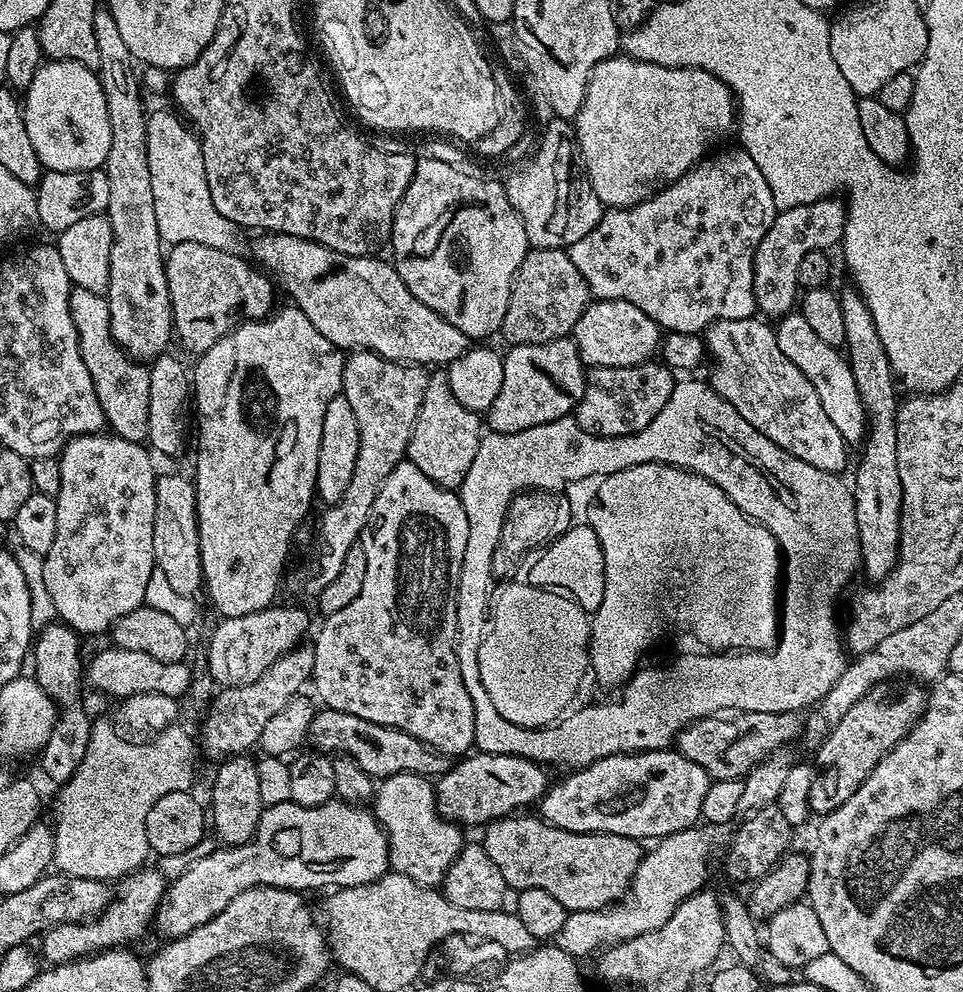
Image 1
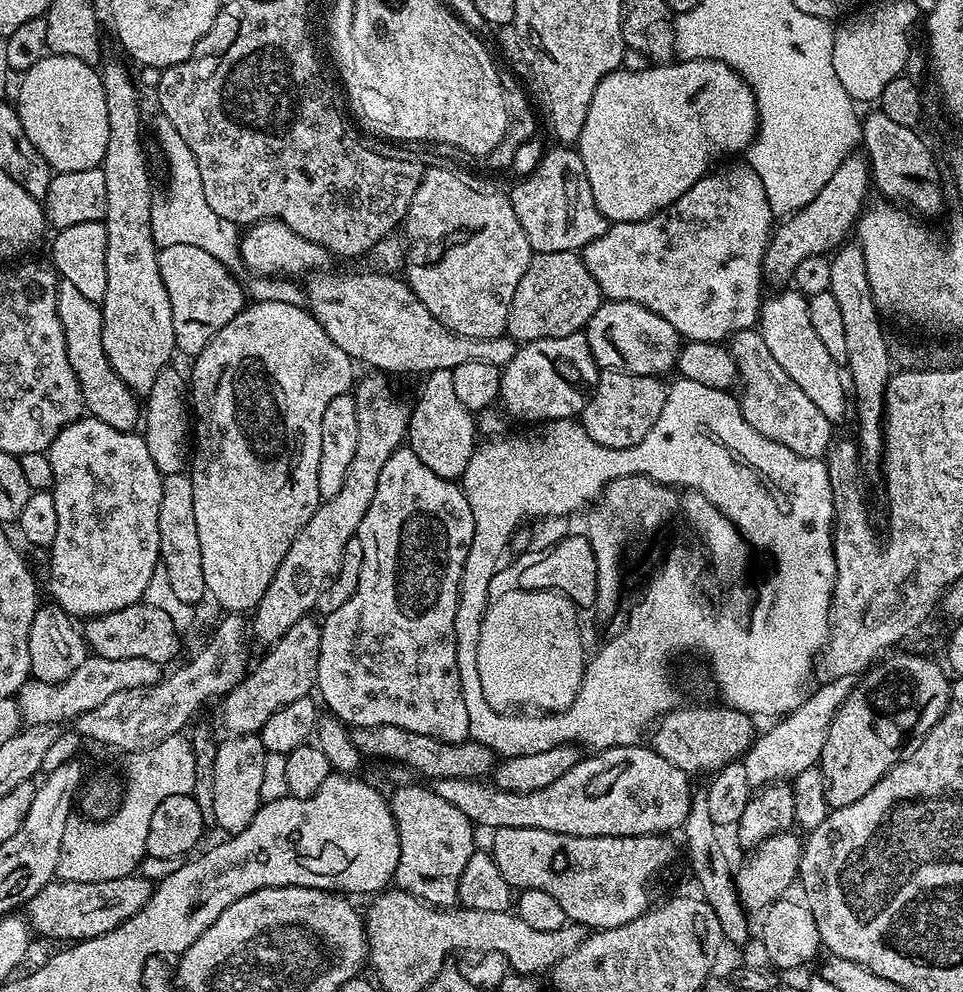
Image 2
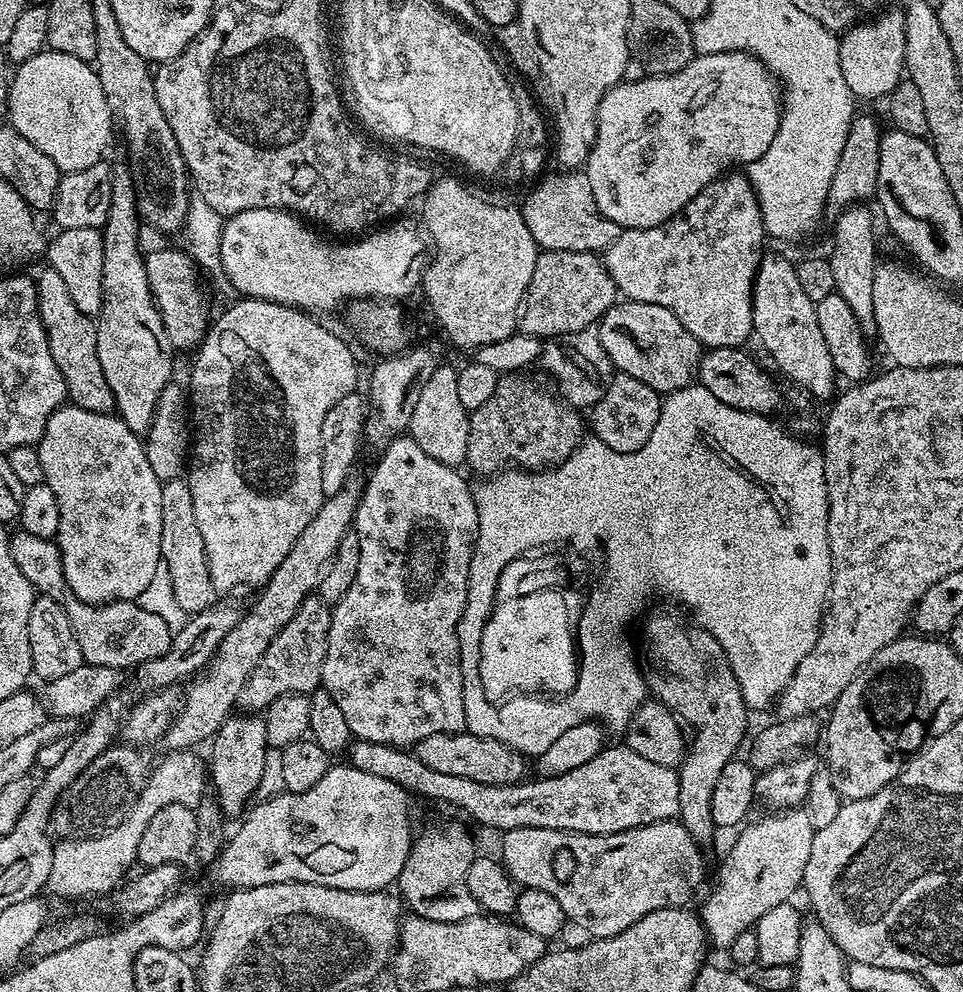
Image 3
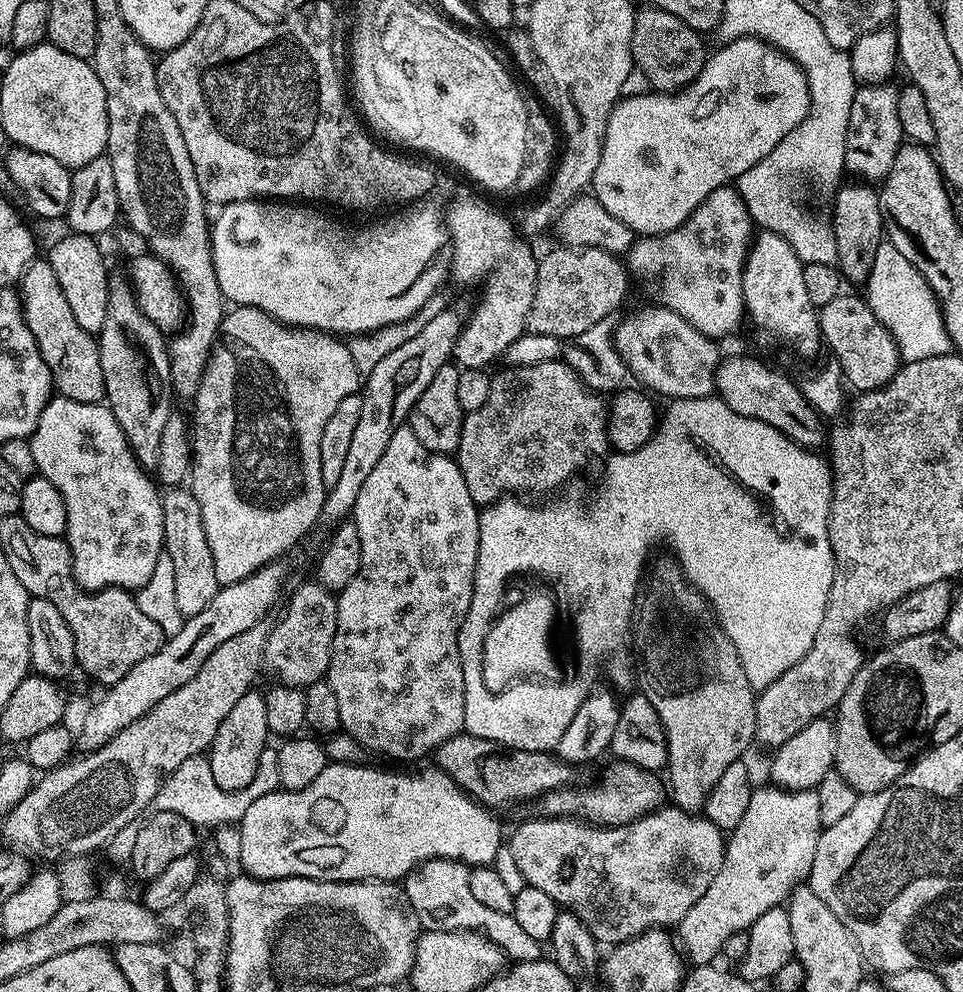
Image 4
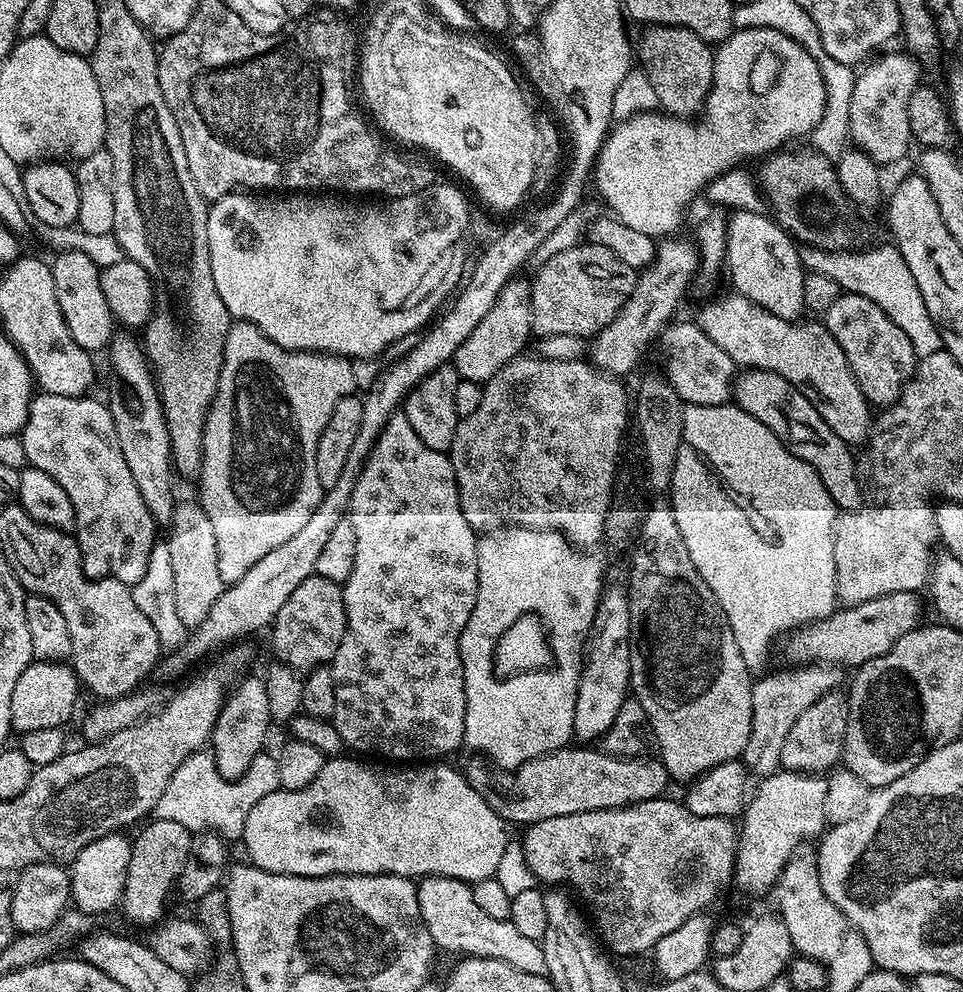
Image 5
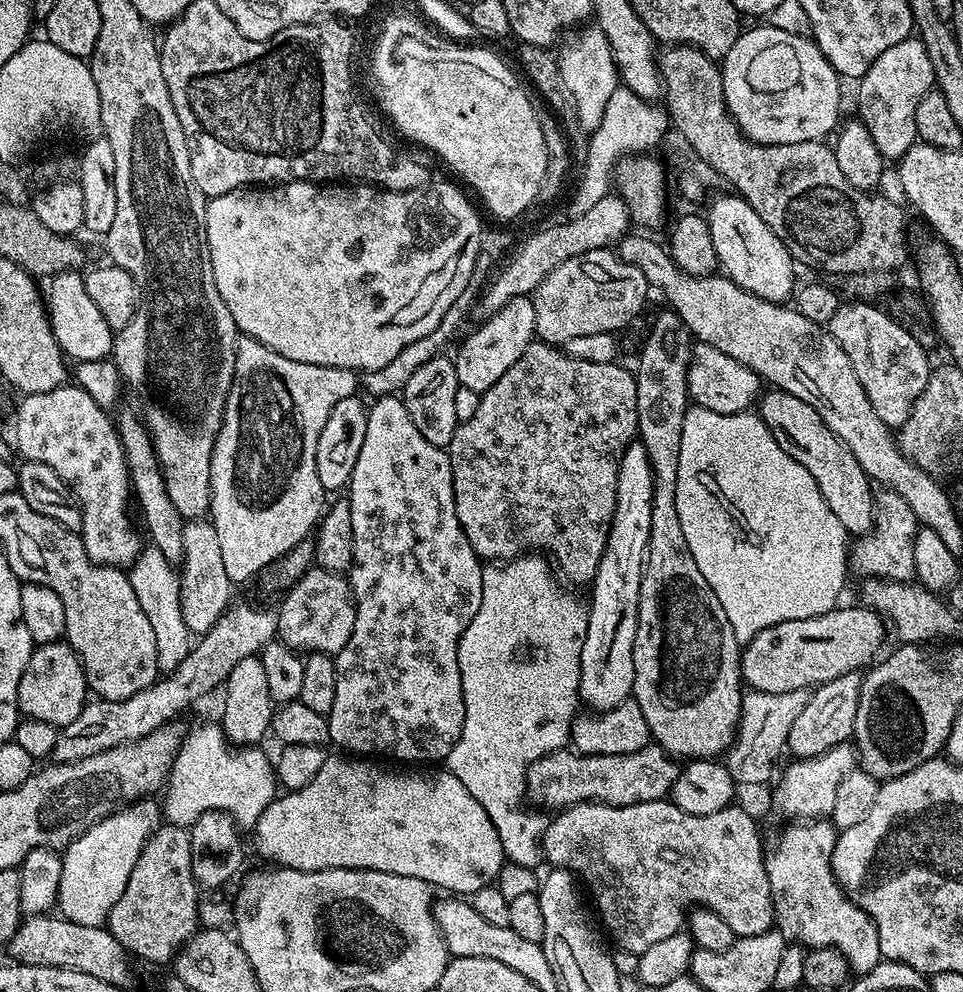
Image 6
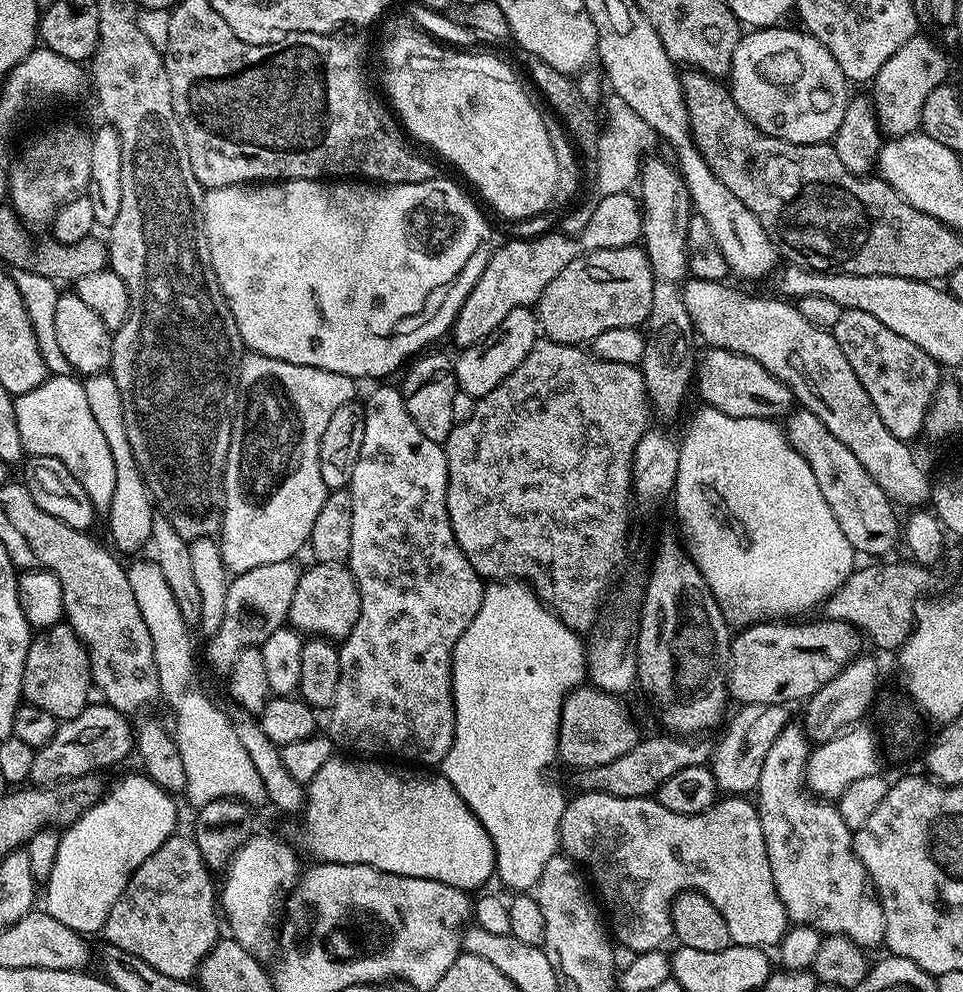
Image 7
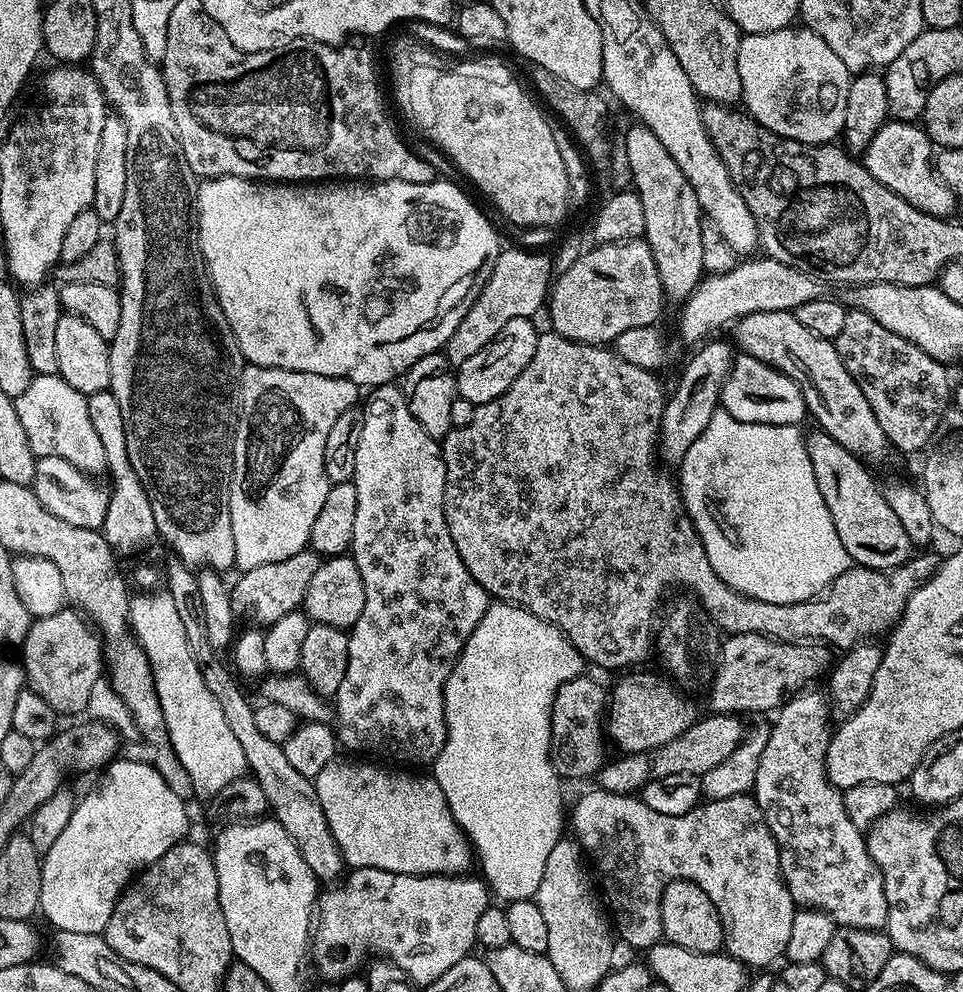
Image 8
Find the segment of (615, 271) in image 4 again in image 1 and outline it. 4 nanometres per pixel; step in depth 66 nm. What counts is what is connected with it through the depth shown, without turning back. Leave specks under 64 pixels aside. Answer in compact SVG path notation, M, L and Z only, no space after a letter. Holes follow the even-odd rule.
M532 248L526 258L522 258L522 266L518 266L512 278L512 293L499 335L505 336L509 345L541 344L565 339L574 330L589 303L586 278L578 274L578 266L570 262L565 249Z

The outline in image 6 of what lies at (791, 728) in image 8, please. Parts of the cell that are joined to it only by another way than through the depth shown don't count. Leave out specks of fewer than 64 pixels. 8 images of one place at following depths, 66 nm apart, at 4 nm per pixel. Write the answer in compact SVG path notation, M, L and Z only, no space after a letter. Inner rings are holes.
M817 818L807 822L792 822L789 828L780 832L776 845L767 853L764 865L768 871L770 882L770 898L772 910L779 927L785 933L793 932L801 945L813 948L833 948L846 958L849 969L853 973L863 974L874 970L882 962L878 946L878 930L871 916L866 915L847 894L840 889L840 883L832 872L832 855L836 845L838 829L831 819Z

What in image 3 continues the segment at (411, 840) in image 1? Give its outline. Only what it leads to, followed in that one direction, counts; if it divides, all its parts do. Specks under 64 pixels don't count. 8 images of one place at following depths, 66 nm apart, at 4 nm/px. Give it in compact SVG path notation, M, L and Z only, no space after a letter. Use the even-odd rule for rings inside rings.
M428 828L424 833L417 835L412 841L412 849L406 858L406 866L402 866L398 881L398 896L405 905L408 904L411 915L430 918L430 922L462 922L471 916L481 915L480 903L470 894L468 889L468 871L472 861L478 855L477 849L472 849L472 840L464 828L444 828L435 832Z

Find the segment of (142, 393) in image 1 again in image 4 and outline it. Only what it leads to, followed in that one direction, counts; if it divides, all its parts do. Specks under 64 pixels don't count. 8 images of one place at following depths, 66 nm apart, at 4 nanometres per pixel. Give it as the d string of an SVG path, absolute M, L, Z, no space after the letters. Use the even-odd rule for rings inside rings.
M37 258L18 281L18 295L24 321L38 342L38 350L52 375L55 391L74 402L99 404L105 399L100 345L93 333L82 330L66 303L66 294L58 286L58 277L47 259Z

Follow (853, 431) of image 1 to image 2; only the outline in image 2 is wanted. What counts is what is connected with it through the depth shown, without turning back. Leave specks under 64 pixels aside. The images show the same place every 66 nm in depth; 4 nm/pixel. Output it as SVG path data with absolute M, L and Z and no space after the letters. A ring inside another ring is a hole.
M789 290L780 292L769 300L767 297L760 305L758 330L762 334L762 342L766 342L766 346L769 347L770 354L786 370L786 374L790 374L793 382L809 396L810 402L814 402L814 406L818 406L818 410L822 410L822 414L826 414L828 420L839 422L844 416L844 411L847 408L849 411L850 408L846 380L842 375L841 364L830 358L825 344L819 340L814 325L810 323L810 310L804 293Z

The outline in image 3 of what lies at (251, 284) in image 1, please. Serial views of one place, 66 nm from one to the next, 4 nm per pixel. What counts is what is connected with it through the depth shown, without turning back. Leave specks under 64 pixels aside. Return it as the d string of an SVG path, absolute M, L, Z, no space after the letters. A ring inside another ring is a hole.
M160 248L144 256L144 265L152 296L156 299L156 309L162 314L162 322L166 326L166 338L170 338L173 349L195 349L203 340L210 320L210 315L204 309L204 296L196 285L197 263L187 251L184 253L176 248Z

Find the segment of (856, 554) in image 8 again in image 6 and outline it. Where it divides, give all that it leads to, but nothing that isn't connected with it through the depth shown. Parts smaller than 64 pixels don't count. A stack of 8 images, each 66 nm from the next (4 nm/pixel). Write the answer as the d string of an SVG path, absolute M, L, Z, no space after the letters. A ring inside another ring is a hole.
M772 388L759 397L758 415L774 434L778 446L782 446L794 462L810 470L810 478L818 482L818 490L822 490L826 506L830 506L834 518L842 522L845 532L856 538L871 532L874 523L873 481L869 480L862 466L858 466L858 458L850 454L834 430L822 422L822 414L818 414L810 402L802 402L802 398L794 398L794 394Z

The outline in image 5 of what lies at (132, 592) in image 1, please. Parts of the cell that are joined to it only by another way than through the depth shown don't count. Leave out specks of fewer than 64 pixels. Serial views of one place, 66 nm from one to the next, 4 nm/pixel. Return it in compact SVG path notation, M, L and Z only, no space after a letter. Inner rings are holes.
M49 392L33 395L32 404L28 407L28 421L19 437L22 446L26 446L29 465L50 474L50 478L54 478L54 482L58 482L70 497L76 519L74 535L76 545L80 547L80 564L89 580L111 576L113 580L131 586L146 574L150 550L154 550L158 543L158 525L150 510L146 510L142 494L138 494L138 485L134 482L134 474L130 474L130 466L126 466L126 458L122 458L122 446L118 446L111 407L90 397L88 394L59 396Z

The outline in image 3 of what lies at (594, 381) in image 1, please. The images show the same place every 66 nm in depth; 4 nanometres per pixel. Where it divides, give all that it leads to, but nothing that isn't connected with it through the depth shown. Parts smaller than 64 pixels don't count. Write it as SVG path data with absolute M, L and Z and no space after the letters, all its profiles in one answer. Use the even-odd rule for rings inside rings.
M623 374L613 375L602 398L590 409L590 432L595 439L602 441L610 450L633 452L646 446L654 426L658 423L658 414L662 403L661 393L656 392L646 382L630 378Z

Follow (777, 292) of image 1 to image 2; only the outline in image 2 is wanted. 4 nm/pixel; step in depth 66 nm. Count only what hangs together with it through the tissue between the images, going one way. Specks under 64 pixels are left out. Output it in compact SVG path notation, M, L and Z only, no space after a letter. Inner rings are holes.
M849 158L843 160L838 166L838 170L834 170L834 174L830 178L830 182L826 182L826 186L822 186L822 190L818 190L818 194L806 206L802 206L797 212L793 212L781 219L779 223L773 227L769 238L768 245L764 251L764 270L763 275L768 276L772 280L791 281L794 270L798 270L798 262L802 262L802 258L807 256L818 256L821 254L831 253L840 247L847 236L853 231L854 225L860 218L860 213L866 207L866 199L868 188L864 185L864 176L866 180L866 164L863 159Z

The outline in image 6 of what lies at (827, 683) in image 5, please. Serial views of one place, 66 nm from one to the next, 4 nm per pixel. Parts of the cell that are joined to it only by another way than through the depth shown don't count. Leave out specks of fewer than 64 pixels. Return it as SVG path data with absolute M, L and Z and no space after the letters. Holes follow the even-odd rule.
M806 688L790 690L786 694L745 691L740 722L736 726L736 738L726 753L728 773L737 785L764 784L768 779L773 779L777 771L776 759L779 758L780 751L783 753L788 746L790 726L794 726L794 718L802 714L802 706L806 706L809 695L809 689Z

